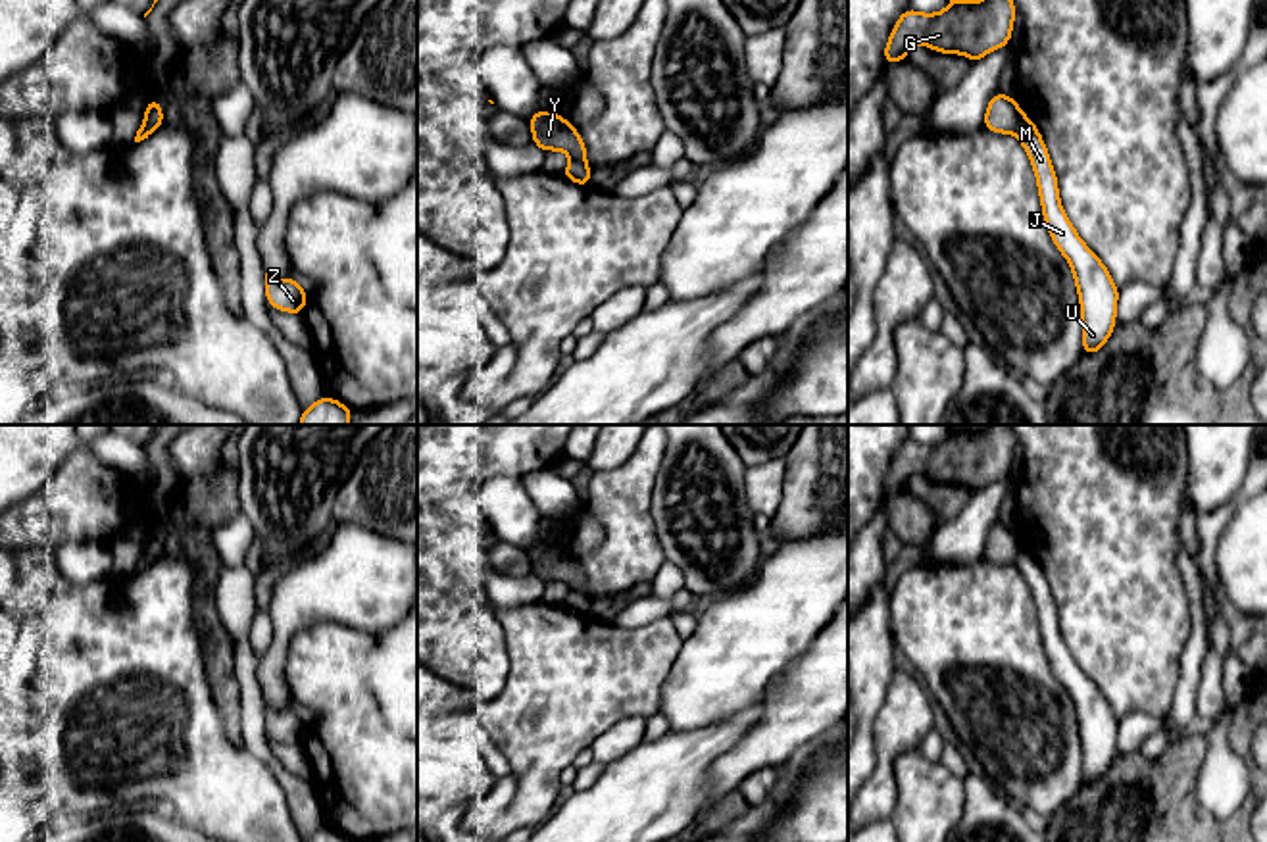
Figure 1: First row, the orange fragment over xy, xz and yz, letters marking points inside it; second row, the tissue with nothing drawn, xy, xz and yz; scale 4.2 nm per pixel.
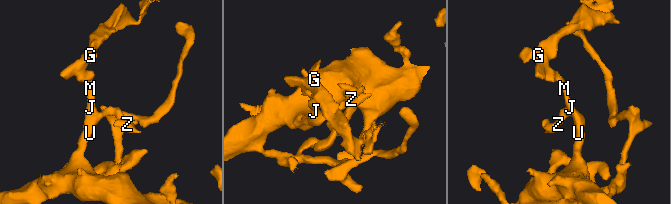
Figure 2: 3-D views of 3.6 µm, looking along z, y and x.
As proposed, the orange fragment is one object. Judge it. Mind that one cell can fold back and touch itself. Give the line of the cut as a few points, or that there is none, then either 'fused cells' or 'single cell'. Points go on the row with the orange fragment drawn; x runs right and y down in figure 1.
cut yz (1023, 114), (1012, 131); fused cells

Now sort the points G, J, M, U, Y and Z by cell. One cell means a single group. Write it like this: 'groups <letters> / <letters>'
groups G Y / J M U Z

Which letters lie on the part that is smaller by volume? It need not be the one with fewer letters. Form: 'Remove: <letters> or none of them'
Remove: G, Y

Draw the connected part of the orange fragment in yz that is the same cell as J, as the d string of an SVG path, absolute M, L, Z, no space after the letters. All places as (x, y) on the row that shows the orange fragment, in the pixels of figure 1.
M1023 115L1013 133L1031 158L1038 183L1042 215L1052 242L1073 269L1081 300L1082 354L1100 352L1117 323L1115 310L1119 288L1115 286L1107 267L1082 242L1073 223L1067 219L1057 192L1057 177L1036 125Z

